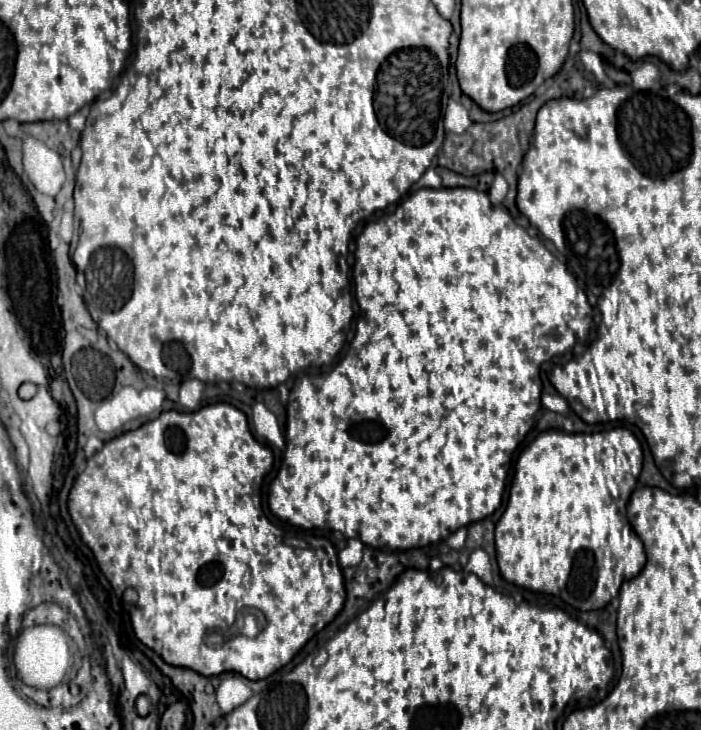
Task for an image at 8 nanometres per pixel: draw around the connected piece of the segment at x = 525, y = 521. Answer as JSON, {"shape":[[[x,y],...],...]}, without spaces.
{"shape":[[[628,428],[596,434],[540,432],[520,454],[508,506],[496,524],[500,574],[518,586],[562,598],[578,610],[606,606],[626,578],[646,564],[642,540],[626,522],[626,498],[642,468],[642,448]]]}

